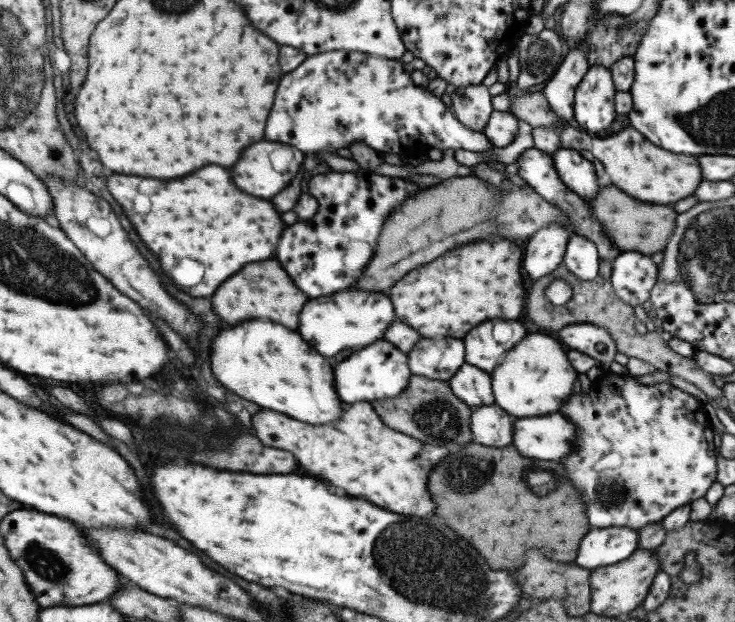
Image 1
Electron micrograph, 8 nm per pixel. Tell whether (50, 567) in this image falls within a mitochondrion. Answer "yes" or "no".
yes

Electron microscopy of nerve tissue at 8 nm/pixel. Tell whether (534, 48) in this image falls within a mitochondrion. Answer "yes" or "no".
yes

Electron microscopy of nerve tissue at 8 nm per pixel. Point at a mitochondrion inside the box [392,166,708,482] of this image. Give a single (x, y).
(437, 419)

